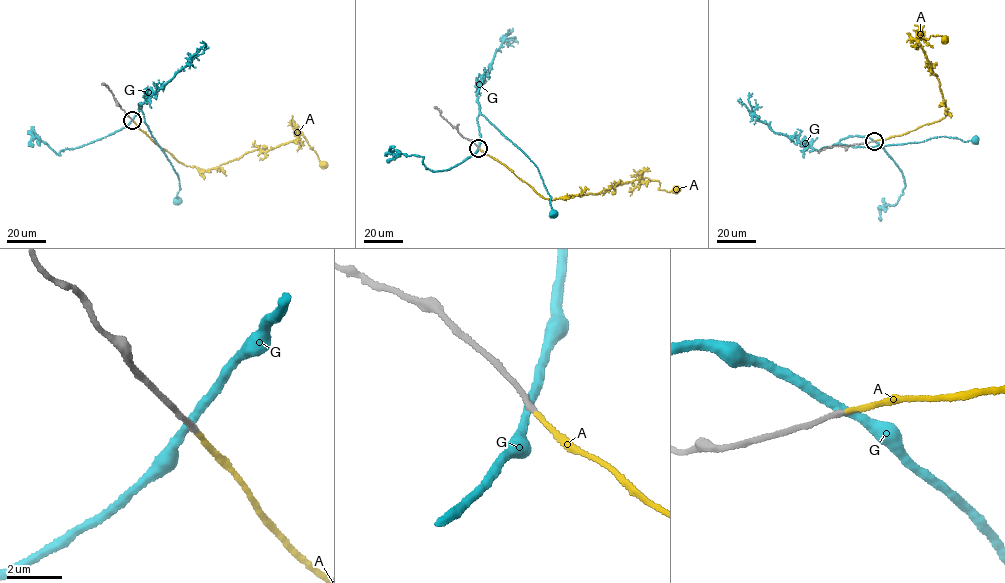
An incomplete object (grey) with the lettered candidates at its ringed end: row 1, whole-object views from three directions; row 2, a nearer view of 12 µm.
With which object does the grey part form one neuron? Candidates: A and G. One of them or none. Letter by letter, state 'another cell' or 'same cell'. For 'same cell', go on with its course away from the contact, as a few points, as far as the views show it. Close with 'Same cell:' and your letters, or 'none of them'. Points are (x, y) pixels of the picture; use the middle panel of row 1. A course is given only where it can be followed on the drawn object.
A: same cell | via (478, 148), (550, 200), (595, 194), (645, 177), (658, 181), (659, 189), (669, 192), (675, 188)
G: another cell
Same cell: A

